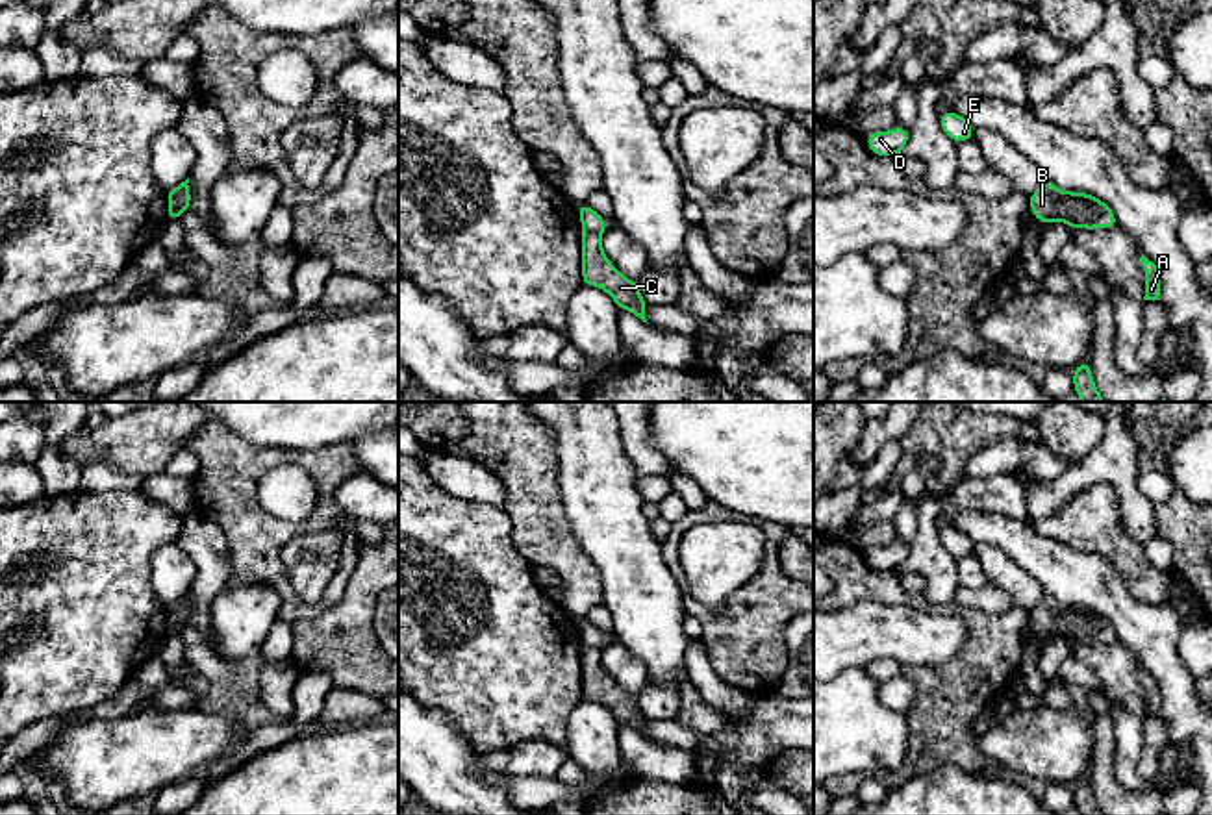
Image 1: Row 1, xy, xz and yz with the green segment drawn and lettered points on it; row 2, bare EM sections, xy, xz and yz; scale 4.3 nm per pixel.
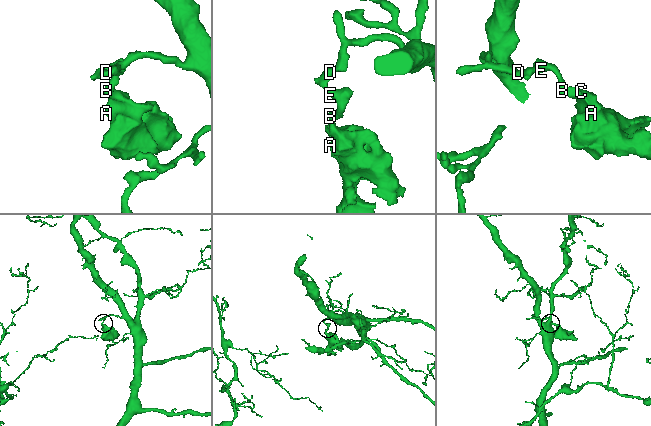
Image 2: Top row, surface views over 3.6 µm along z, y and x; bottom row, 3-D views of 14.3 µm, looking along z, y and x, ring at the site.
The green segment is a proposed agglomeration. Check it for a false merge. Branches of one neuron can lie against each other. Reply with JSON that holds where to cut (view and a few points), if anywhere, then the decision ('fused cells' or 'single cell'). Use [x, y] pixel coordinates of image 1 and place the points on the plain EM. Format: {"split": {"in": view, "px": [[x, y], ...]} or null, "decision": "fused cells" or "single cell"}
{"split": {"in": "yz", "px": [[1062, 608], [1057, 632]]}, "decision": "fused cells"}

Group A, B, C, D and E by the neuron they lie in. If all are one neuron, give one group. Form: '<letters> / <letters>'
A C / B D E

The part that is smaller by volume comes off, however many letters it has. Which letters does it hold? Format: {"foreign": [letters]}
{"foreign": ["A", "C"]}

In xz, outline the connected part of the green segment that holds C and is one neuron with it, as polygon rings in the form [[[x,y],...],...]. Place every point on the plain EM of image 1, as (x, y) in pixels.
[[[582,646],[582,700],[606,706],[619,724],[626,724],[643,737],[647,717],[639,709],[638,696],[623,691],[602,667],[602,648]]]

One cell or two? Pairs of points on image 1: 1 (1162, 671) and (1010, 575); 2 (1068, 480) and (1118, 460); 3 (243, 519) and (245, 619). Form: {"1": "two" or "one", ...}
{"1": "two", "2": "one", "3": "two"}

